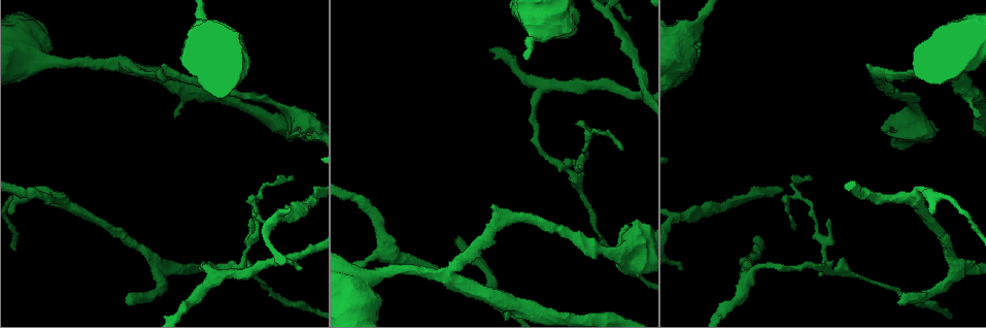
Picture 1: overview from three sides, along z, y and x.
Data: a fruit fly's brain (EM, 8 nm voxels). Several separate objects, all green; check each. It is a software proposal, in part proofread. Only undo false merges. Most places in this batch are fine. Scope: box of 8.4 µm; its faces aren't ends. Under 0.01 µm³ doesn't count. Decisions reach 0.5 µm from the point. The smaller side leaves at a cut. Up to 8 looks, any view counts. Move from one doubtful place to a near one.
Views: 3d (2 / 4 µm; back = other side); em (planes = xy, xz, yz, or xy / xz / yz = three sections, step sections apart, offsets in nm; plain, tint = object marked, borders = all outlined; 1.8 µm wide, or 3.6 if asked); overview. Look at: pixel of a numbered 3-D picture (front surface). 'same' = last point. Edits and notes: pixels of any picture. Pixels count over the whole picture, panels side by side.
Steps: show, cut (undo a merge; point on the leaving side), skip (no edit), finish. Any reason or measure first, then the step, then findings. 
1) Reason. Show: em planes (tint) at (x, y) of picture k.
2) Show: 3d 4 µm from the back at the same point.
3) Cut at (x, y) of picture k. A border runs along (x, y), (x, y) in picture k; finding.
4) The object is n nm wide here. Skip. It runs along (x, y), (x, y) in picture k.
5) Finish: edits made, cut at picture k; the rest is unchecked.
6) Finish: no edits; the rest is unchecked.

Three arms meet. Show: em planes (plain) at (238, 267) of picture 1.

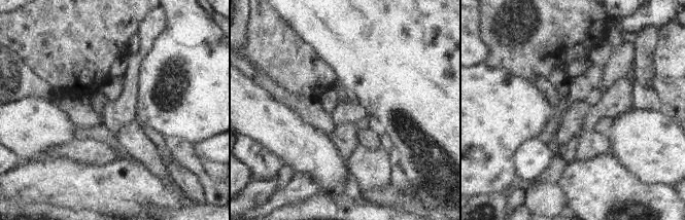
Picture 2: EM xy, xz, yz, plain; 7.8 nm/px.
Show: em planes (tint) at the same point.

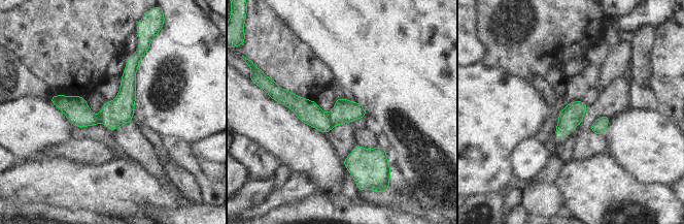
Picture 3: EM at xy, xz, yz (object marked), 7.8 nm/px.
Cut at (344, 110) of picture 3. A second cell is stuck on.

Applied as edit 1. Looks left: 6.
Sharp bend. Show: 3d 2 µm at (625, 254) of picture 1.

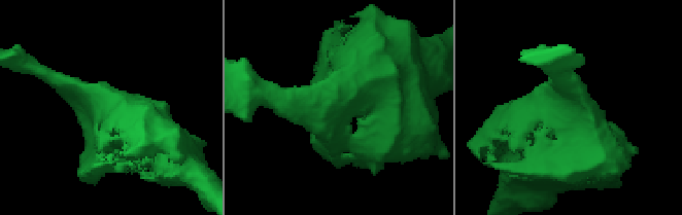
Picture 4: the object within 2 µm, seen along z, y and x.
Show: em planes (tint) at (336, 103) of picture 4.

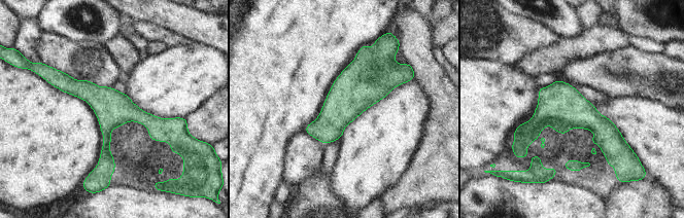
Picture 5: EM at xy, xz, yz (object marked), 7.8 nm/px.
The object is 280 nm wide here. Skip. It runs along (62, 74), (106, 111), (108, 169) in picture 5; one cell here.

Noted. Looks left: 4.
Finish: edits made, cut at picture 3; the rest is unchecked.

